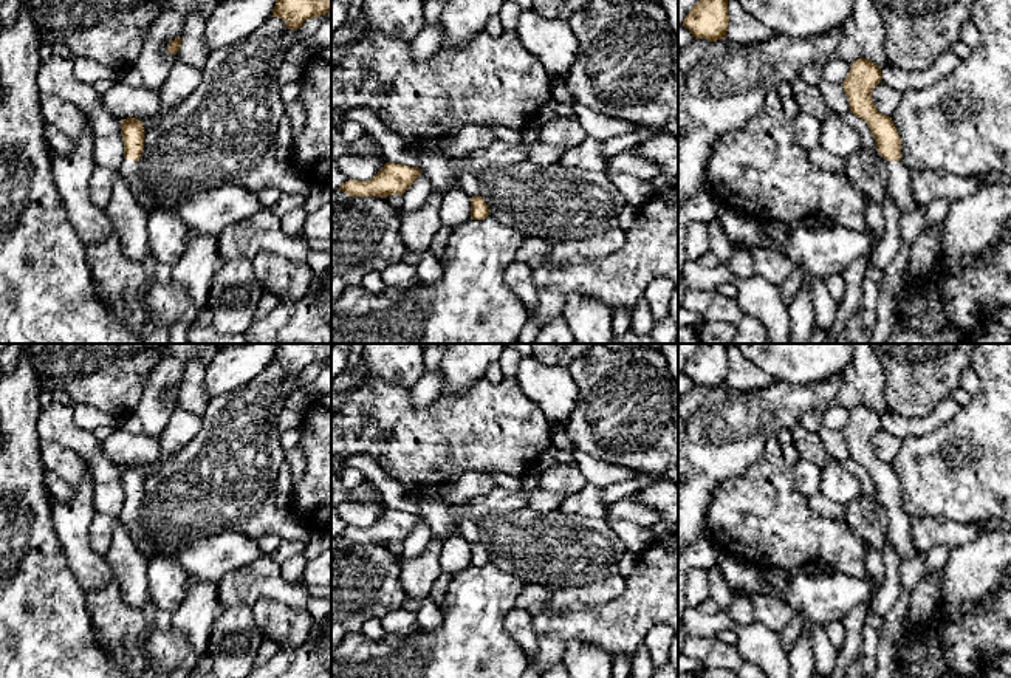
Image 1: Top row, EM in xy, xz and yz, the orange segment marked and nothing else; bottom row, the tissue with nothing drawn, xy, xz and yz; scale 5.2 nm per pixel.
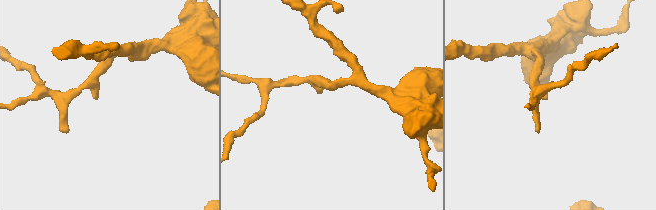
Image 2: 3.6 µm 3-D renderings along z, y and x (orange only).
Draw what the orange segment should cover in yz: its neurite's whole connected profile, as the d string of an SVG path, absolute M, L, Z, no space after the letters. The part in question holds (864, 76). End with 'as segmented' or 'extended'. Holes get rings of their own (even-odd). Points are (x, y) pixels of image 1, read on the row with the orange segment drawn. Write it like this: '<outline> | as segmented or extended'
M856 59L841 84L853 115L864 119L876 142L878 153L887 161L889 195L901 215L918 207L910 189L910 170L901 161L901 139L890 116L881 115L872 101L873 88L881 82L881 67L869 59Z | extended

